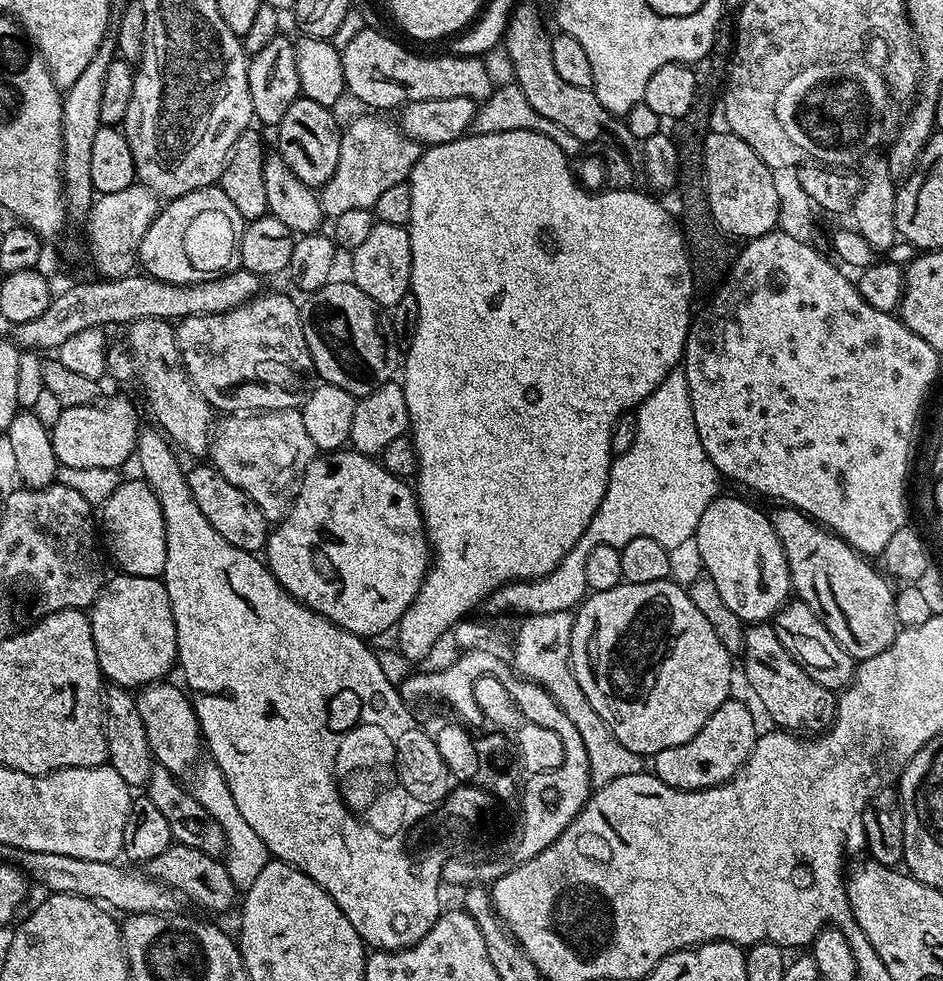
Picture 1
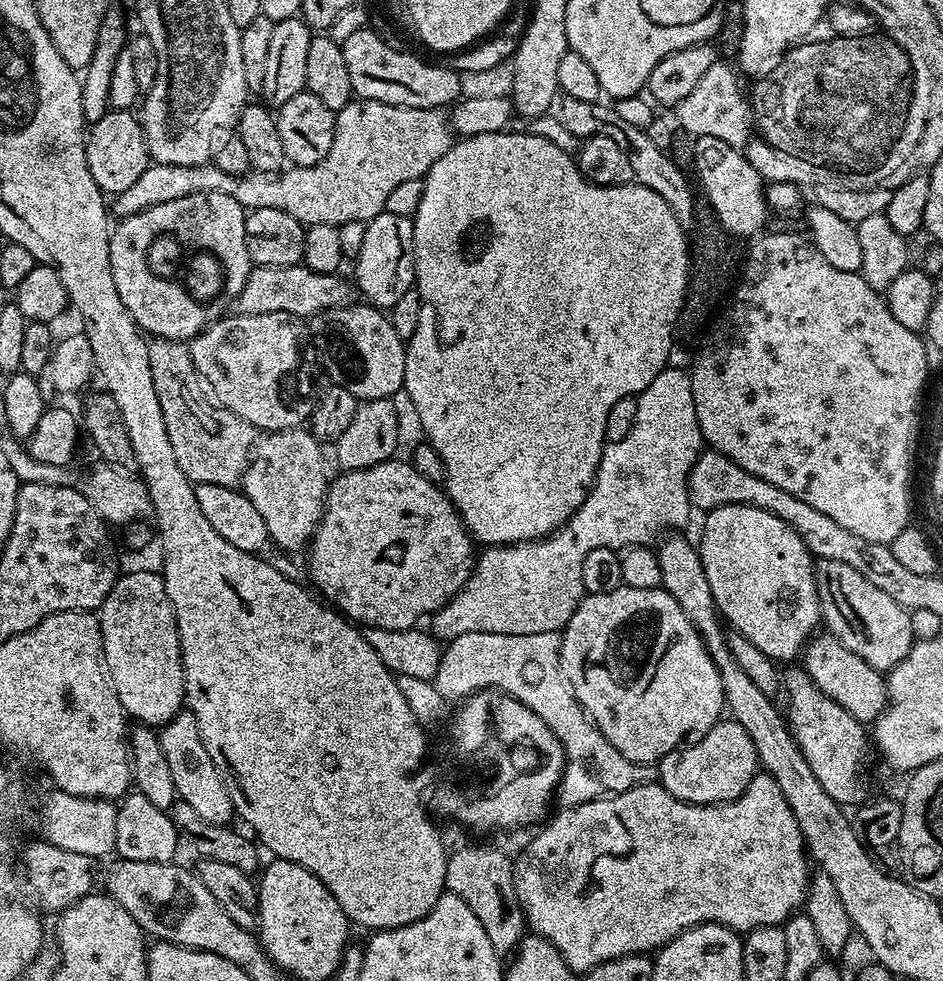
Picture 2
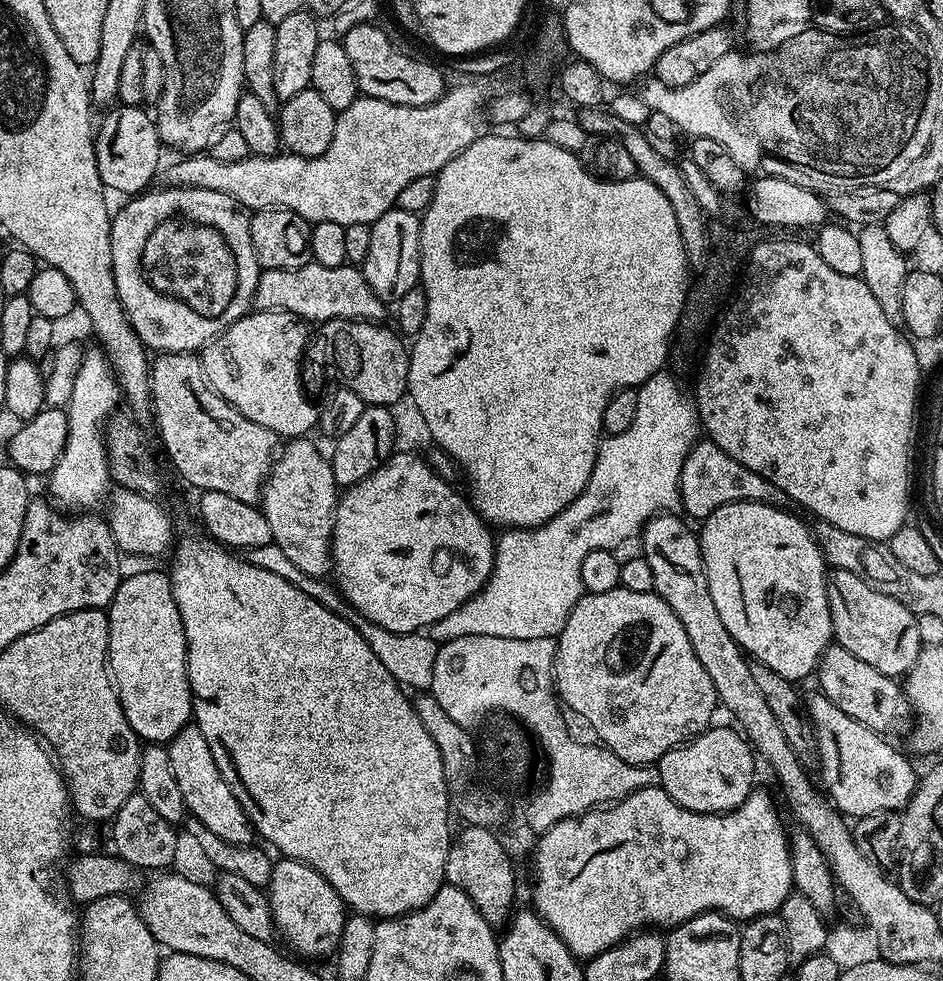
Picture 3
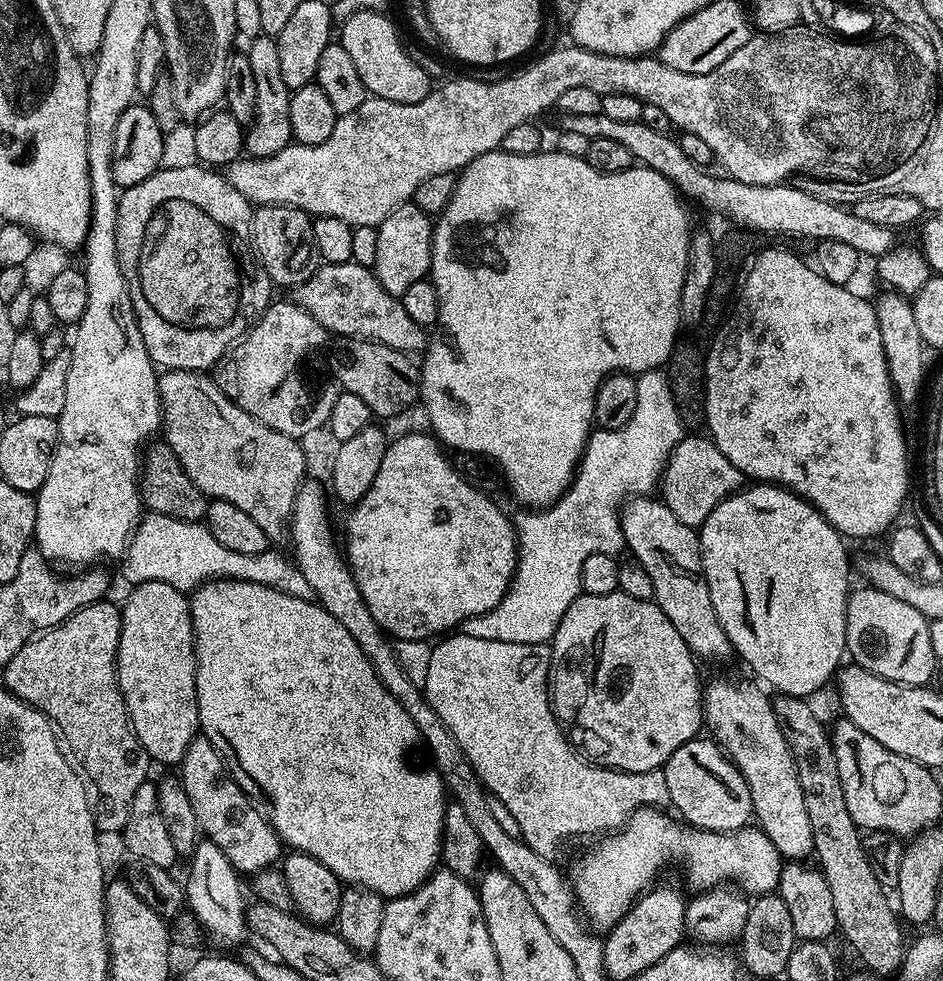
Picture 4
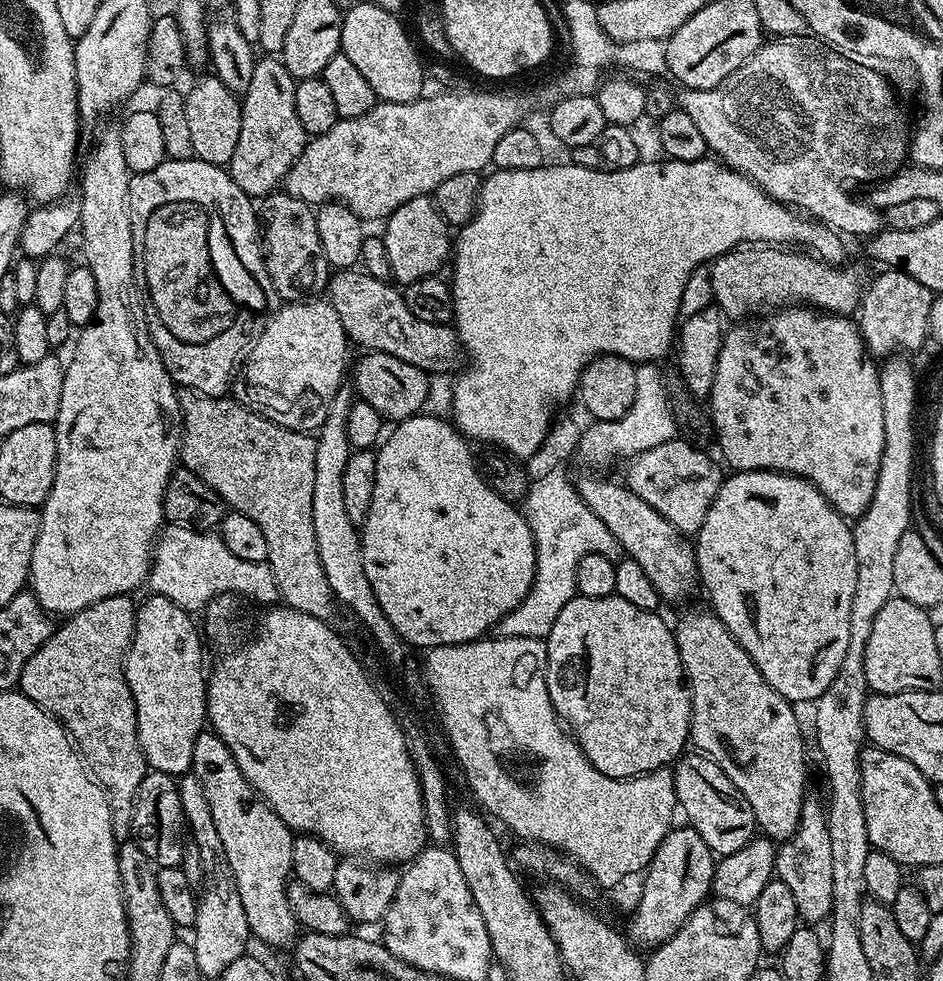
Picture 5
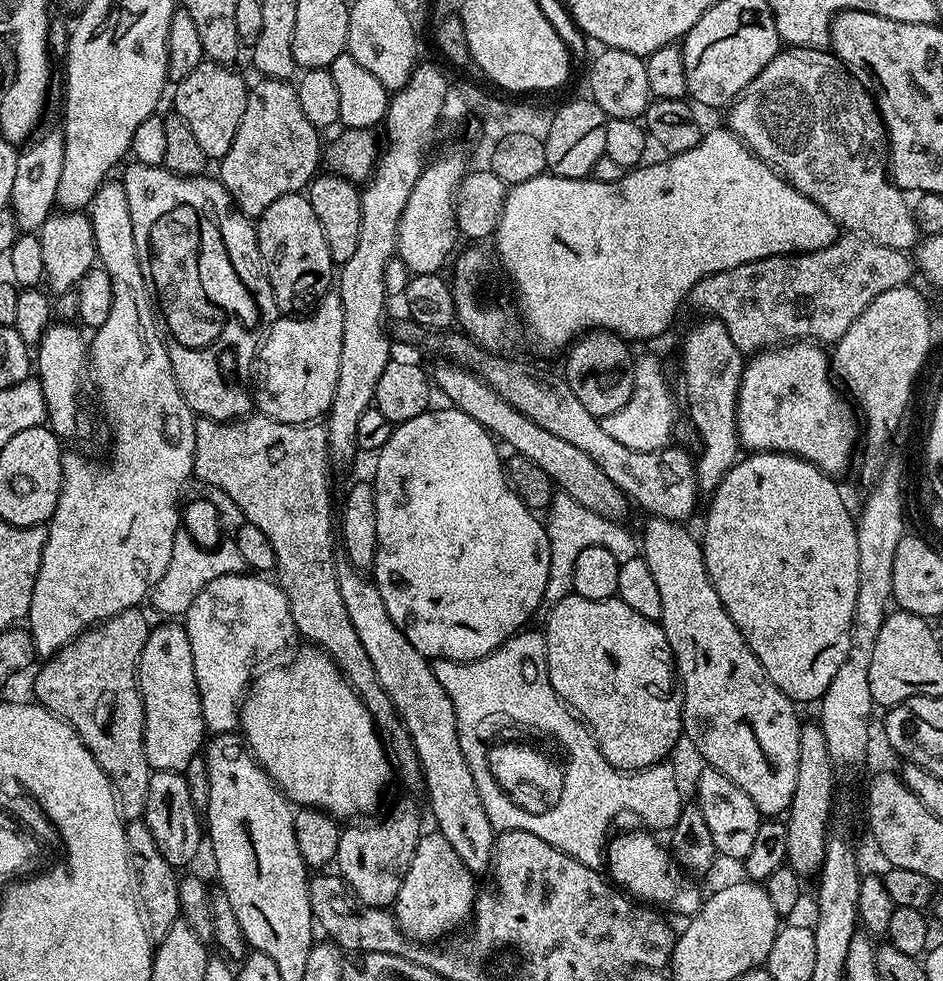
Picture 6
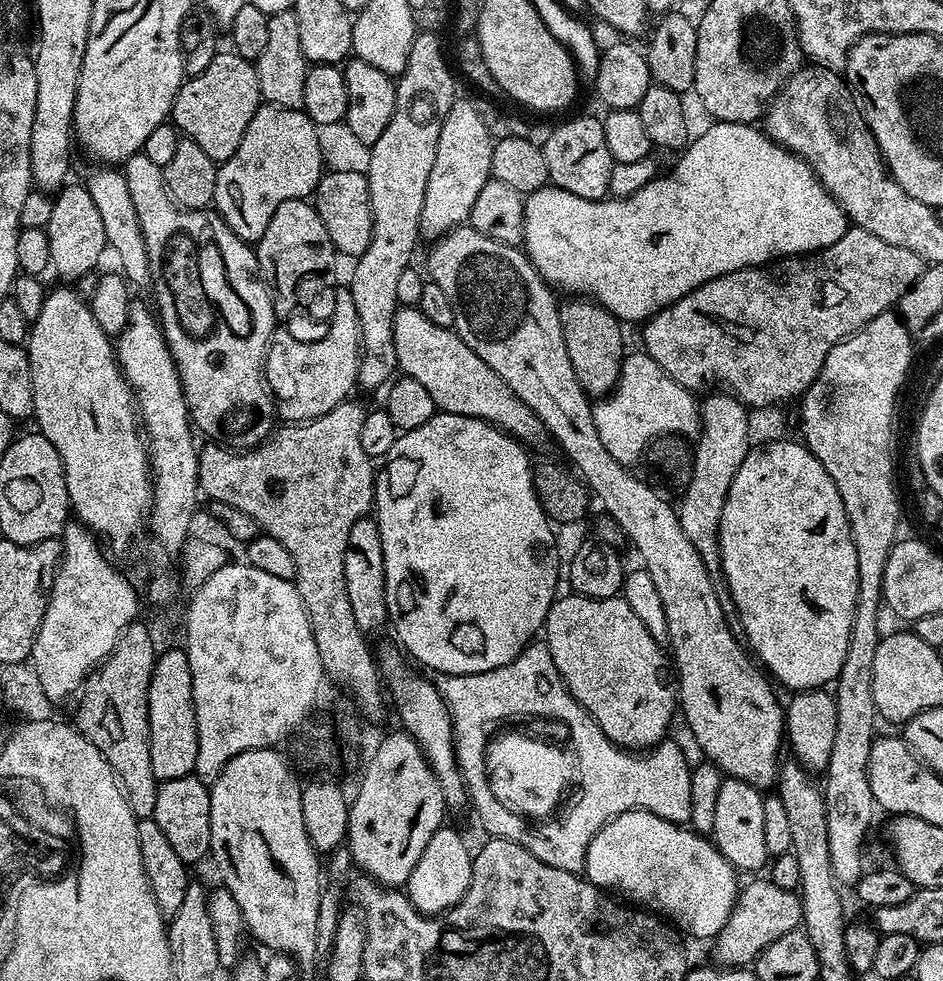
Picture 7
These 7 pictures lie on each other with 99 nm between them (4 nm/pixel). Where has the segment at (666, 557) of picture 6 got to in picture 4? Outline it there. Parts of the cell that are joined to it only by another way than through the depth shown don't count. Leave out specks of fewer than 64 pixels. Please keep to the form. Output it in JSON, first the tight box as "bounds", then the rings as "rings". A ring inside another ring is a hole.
{"bounds":[703,676,813,862],"rings":[[[716,676],[709,684],[707,681],[703,685],[704,724],[707,731],[708,728],[712,731],[709,732],[711,739],[732,759],[734,767],[740,769],[742,778],[746,778],[752,814],[760,831],[766,834],[766,838],[770,838],[770,842],[774,842],[778,854],[785,861],[804,862],[813,855],[812,831],[810,814],[806,814],[806,798],[802,798],[802,786],[798,782],[798,770],[794,766],[790,746],[782,734],[782,726],[778,726],[769,693],[759,683],[748,680],[739,680],[736,676]]]}

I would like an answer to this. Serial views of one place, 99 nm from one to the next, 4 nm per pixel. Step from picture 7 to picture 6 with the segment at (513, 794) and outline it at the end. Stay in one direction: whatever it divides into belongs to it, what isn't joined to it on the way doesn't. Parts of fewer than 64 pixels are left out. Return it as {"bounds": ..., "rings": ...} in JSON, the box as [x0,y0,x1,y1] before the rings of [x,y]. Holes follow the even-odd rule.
{"bounds":[433,631,682,870],"rings":[[[528,631],[517,632],[502,646],[477,660],[433,659],[434,678],[442,682],[442,690],[446,690],[450,702],[454,702],[462,754],[466,754],[470,774],[474,774],[474,782],[478,782],[478,794],[482,794],[482,802],[486,802],[486,818],[496,820],[496,794],[498,806],[502,795],[512,807],[524,812],[522,816],[552,816],[549,822],[530,822],[528,818],[498,822],[498,830],[506,826],[524,826],[530,834],[538,834],[542,842],[550,842],[550,846],[573,856],[578,862],[600,870],[606,864],[608,827],[615,816],[633,812],[644,823],[641,825],[652,830],[670,830],[675,826],[682,807],[680,780],[668,762],[651,764],[638,772],[621,772],[610,766],[602,753],[594,752],[594,746],[582,752],[578,736],[587,734],[589,729],[569,711],[554,686],[550,686],[545,633]],[[491,716],[515,717],[530,726],[548,729],[550,734],[544,734],[544,742],[552,748],[540,746],[535,752],[518,744],[504,744],[493,748],[494,754],[490,754],[485,765],[483,755],[488,748],[480,748],[476,724]]]}

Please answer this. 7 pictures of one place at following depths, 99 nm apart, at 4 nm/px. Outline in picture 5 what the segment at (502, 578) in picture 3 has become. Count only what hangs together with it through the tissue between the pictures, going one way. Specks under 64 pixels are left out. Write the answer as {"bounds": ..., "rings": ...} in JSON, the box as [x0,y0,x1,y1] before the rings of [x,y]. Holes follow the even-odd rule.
{"bounds":[498,362,677,640],"rings":[[[649,362],[639,365],[636,373],[638,390],[634,398],[634,406],[630,406],[626,415],[620,420],[597,420],[589,423],[589,428],[585,427],[580,433],[578,456],[592,467],[589,469],[604,470],[600,468],[608,468],[615,460],[623,461],[654,446],[662,446],[662,442],[673,439],[677,435],[675,418],[671,414],[666,390],[663,389],[661,369],[655,363]],[[549,470],[529,483],[522,501],[522,511],[536,547],[536,580],[519,606],[500,619],[498,632],[500,636],[510,638],[544,640],[550,634],[550,626],[554,618],[558,618],[562,606],[577,595],[578,562],[582,562],[586,554],[606,554],[616,558],[621,555],[622,549],[618,538],[606,530],[598,514],[594,514],[594,510],[582,502],[575,483],[567,480],[560,470]]]}

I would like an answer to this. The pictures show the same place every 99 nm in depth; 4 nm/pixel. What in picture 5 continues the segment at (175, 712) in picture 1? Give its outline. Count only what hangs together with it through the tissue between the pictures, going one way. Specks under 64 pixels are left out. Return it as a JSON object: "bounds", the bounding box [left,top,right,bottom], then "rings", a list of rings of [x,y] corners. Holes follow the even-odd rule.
{"bounds":[190,730,298,948],"rings":[[[205,730],[198,734],[190,772],[202,782],[206,802],[210,802],[210,815],[222,838],[222,850],[226,850],[226,862],[238,886],[251,935],[272,948],[295,945],[298,925],[286,898],[292,876],[292,829],[286,827],[275,810],[260,799],[242,770],[238,770],[234,754],[230,754],[226,742],[222,742],[216,732]]]}

